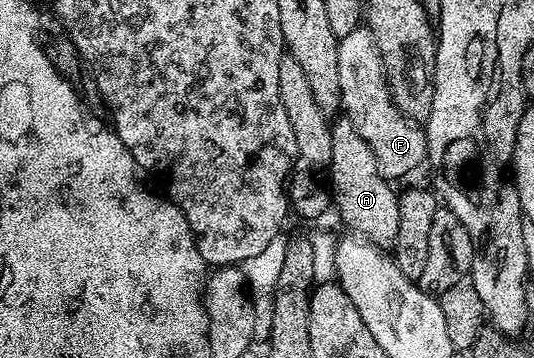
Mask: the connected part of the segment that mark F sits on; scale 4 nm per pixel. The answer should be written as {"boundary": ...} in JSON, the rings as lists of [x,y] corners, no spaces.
{"boundary":[[[368,26],[351,30],[351,34],[340,37],[337,42],[339,50],[339,90],[344,115],[359,130],[359,138],[371,146],[375,154],[375,162],[379,162],[379,174],[383,174],[390,182],[397,182],[400,176],[413,172],[424,165],[427,160],[425,150],[425,130],[418,121],[409,120],[398,110],[389,93],[387,78],[383,70],[383,58],[379,58],[379,46],[375,46],[375,34],[371,34]]]}

